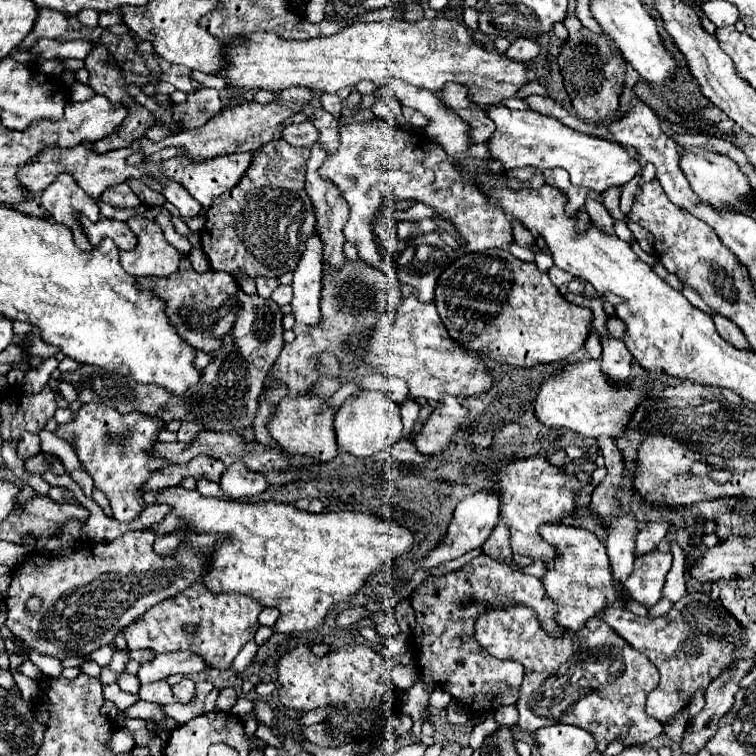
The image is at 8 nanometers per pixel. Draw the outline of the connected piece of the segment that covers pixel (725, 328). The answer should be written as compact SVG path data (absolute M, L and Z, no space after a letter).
M712 313L710 315L714 325L716 325L716 331L734 347L740 347L740 349L746 349L748 347L748 341L746 337L740 333L740 329L736 329L736 325L732 325L732 321L728 321L726 317L720 317L718 313Z

